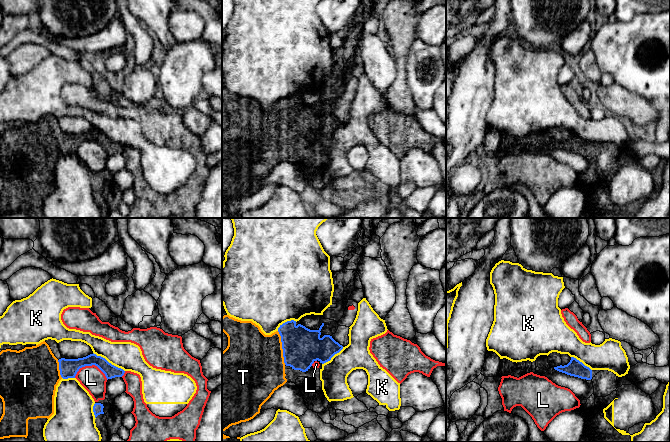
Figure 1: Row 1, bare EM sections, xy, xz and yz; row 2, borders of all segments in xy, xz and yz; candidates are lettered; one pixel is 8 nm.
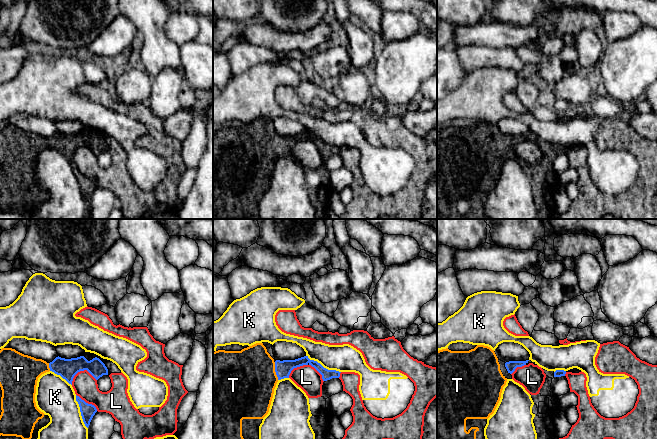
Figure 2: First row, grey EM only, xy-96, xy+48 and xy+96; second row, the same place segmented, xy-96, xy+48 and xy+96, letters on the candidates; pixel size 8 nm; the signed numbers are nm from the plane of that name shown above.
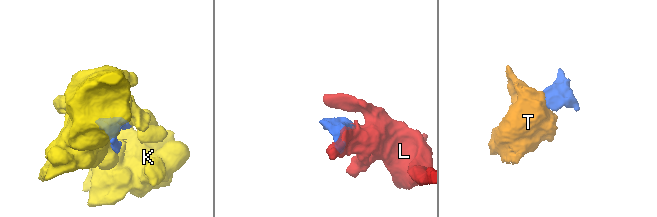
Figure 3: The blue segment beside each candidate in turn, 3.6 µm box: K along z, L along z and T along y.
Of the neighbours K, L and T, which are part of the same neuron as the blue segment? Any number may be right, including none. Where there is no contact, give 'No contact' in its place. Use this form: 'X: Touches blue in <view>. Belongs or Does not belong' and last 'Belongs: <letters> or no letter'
K: Touches blue in xy. Does not belong
L: Touches blue in xy. Does not belong
T: Touches blue in xz. Belongs
Belongs: T

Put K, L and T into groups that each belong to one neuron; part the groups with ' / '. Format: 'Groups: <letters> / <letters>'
Groups: K / L / T

